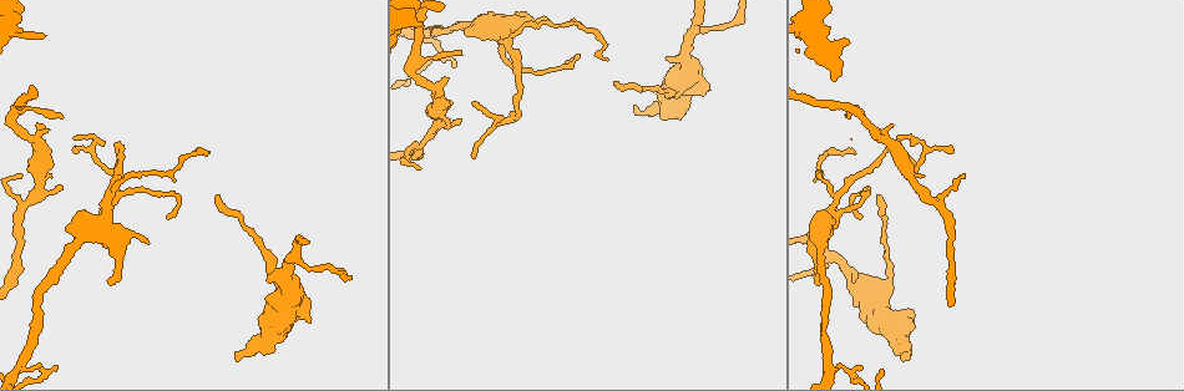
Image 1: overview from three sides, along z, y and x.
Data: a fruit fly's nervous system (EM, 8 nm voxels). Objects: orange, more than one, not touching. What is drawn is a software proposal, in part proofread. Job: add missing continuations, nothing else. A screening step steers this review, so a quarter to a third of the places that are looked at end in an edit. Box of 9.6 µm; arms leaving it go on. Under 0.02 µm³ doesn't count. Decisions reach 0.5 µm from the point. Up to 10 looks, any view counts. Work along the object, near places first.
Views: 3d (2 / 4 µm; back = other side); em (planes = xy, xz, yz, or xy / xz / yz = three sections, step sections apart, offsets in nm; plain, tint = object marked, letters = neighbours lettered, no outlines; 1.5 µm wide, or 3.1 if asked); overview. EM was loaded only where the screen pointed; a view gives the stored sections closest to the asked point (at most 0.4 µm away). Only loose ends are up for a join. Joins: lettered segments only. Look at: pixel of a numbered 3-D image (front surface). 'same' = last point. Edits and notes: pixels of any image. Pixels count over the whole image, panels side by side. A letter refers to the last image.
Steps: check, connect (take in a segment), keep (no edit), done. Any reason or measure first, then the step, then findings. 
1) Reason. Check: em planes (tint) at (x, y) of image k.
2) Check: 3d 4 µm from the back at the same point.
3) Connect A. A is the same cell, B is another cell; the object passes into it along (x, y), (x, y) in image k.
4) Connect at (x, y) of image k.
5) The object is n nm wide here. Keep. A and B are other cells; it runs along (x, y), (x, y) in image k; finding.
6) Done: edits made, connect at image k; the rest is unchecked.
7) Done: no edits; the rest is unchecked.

Free end. Check: em yz step 8 (letters) at (892, 125) of image 1.

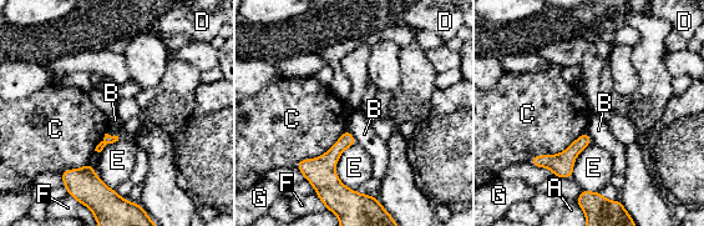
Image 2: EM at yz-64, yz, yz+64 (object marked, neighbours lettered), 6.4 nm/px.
Keep. A, B, C, D, E, F and G are other cells; a border runs along (347, 129), (356, 142) in image 2; no lettered segment goes on from it.

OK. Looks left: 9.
End of a long branch. Check: 3d 4 µm at (879, 195) of image 1.

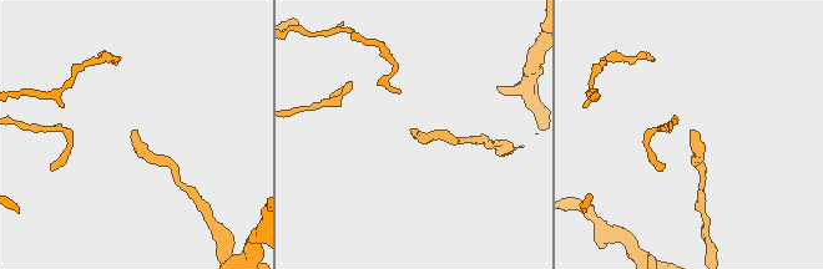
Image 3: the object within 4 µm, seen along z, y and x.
Check: em planes (tint) at (133, 132) of image 3.

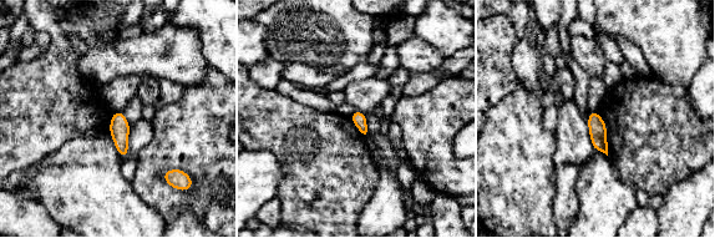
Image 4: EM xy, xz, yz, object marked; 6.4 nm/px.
See the neighbours. Check: em planes (letters) at the same point.

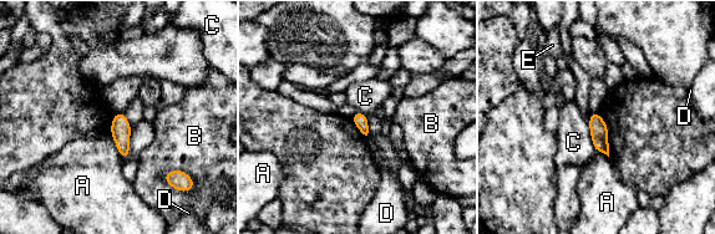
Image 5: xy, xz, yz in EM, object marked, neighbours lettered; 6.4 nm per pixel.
The object is 90 nm wide here. Keep. A, B, C, D and E are other cells; a border runs along (592, 112), (588, 121) in image 5; none of them fits.

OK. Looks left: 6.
Branch stops here. Check: em xz step 4 (tint) at (309, 323) of image 1.

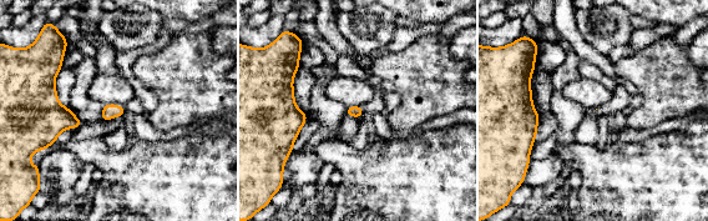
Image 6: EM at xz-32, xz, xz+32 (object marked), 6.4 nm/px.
Check: em planes (letters) at the same point.

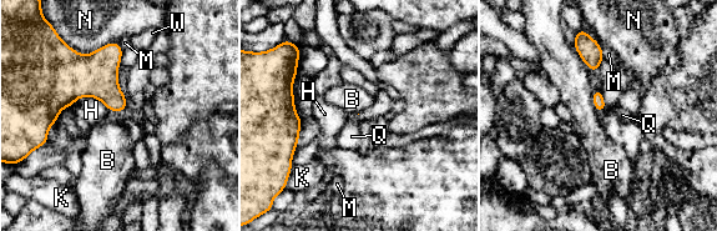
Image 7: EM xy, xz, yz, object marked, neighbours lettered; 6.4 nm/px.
The longest contact is with N, 320 nm. Keep. B, H, K, M, N, Q and W are other cells; a border runs along (592, 89), (592, 105), (596, 113) in image 7; none of them fits.

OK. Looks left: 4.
Free end. Check: em planes (letters) at (419, 169) of image 1.

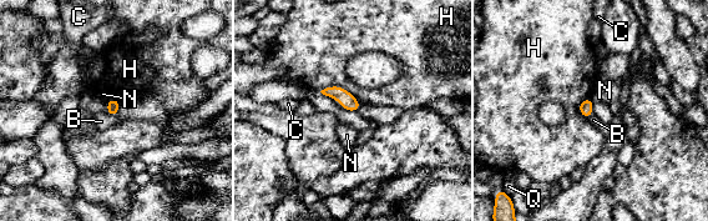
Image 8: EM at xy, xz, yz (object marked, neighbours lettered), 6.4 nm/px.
The longest contact is with H, 300 nm. Keep. B, C, H, N and Q are other cells; a border runs along (106, 112), (116, 116) in image 8; no lettered segment goes on from it.

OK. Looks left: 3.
Done: no edits; the rest is unchecked.

